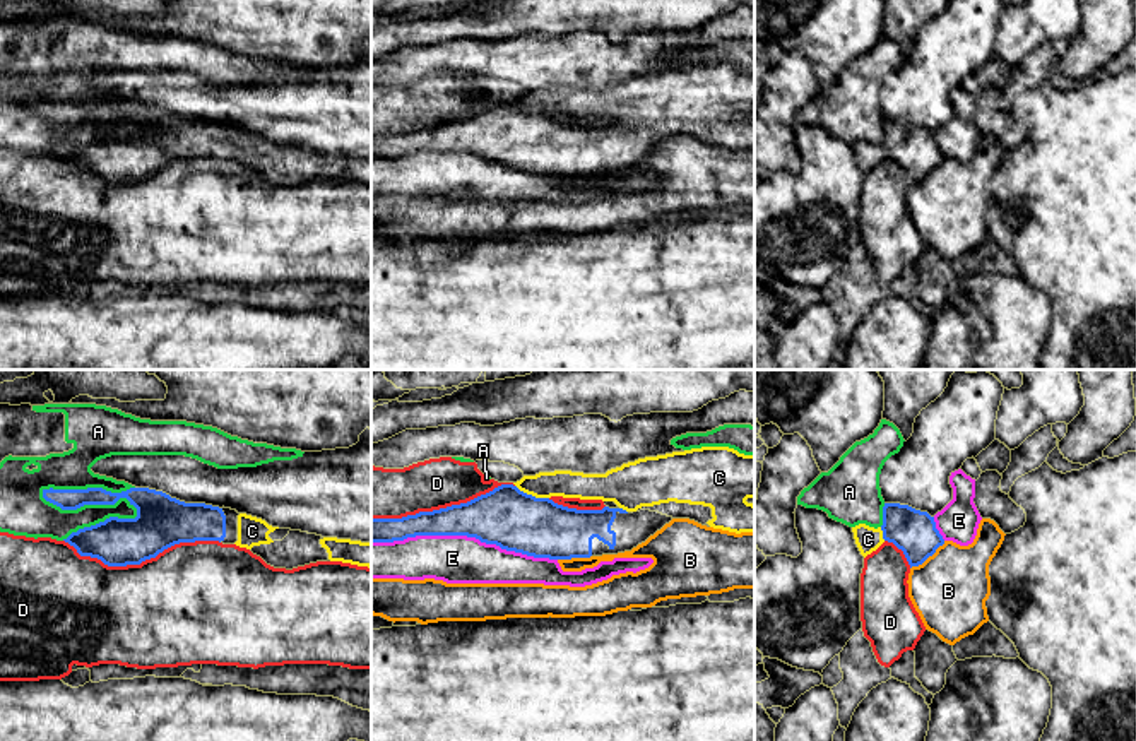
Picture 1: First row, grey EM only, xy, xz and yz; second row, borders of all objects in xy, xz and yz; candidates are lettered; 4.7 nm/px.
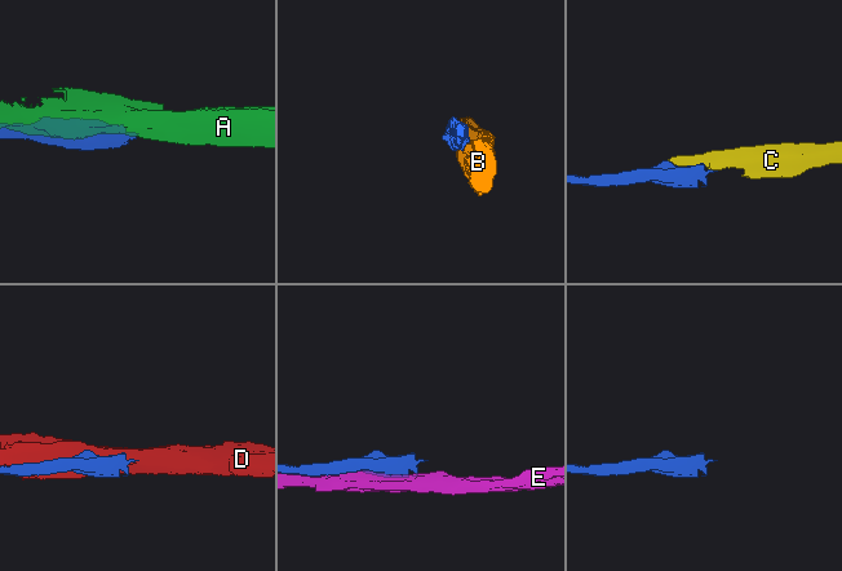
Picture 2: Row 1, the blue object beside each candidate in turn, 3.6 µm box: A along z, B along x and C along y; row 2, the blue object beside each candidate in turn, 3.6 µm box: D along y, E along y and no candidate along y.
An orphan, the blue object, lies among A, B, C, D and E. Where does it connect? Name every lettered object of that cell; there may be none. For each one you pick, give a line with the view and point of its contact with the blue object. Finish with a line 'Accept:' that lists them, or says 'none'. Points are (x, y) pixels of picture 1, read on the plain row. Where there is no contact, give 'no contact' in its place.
C: xz (531, 112)
Accept: C

